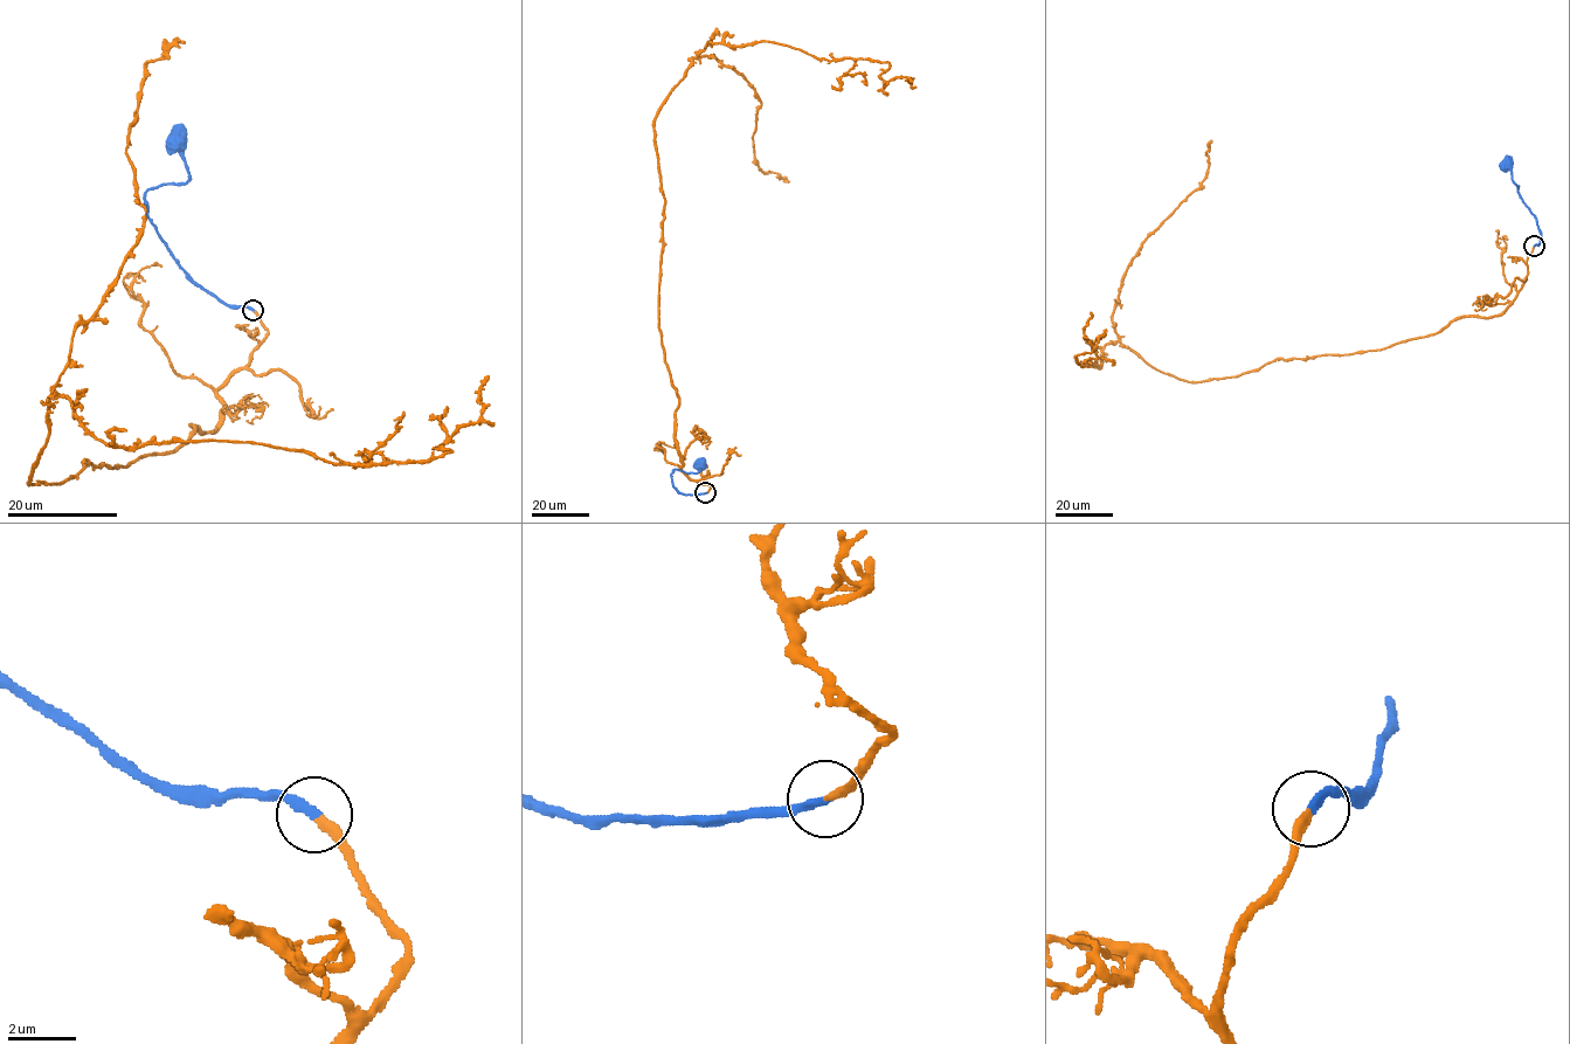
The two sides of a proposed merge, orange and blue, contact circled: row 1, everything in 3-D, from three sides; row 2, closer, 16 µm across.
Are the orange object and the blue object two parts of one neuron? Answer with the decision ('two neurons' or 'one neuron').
one neuron

